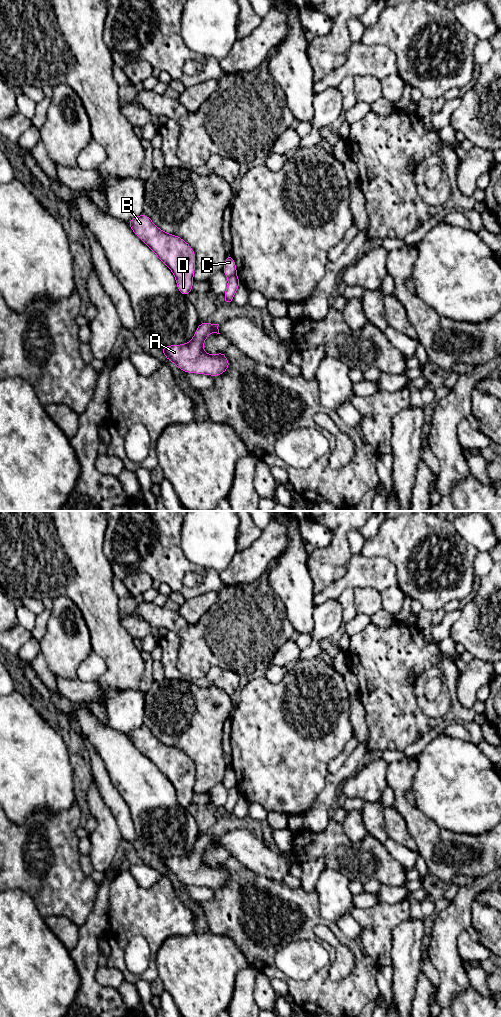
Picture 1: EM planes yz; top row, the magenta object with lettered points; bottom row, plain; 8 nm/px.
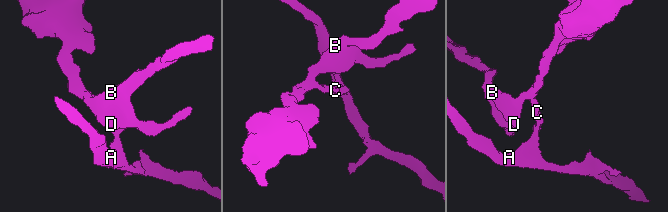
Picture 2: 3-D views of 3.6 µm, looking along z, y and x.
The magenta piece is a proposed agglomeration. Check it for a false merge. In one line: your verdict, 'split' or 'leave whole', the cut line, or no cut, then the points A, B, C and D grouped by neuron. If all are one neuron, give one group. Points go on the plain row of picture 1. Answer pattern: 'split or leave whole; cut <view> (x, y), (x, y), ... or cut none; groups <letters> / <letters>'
split; cut yz (235, 785), (228, 790); groups A / B C D

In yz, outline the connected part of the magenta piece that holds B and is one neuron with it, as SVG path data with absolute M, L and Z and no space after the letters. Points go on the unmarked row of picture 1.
M146 726L130 731L128 738L167 777L175 788L179 805L187 808L193 800L196 775L191 758L181 749L159 741Z

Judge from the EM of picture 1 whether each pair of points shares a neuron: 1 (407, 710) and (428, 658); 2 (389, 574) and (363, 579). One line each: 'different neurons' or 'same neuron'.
1: same neuron
2: same neuron

